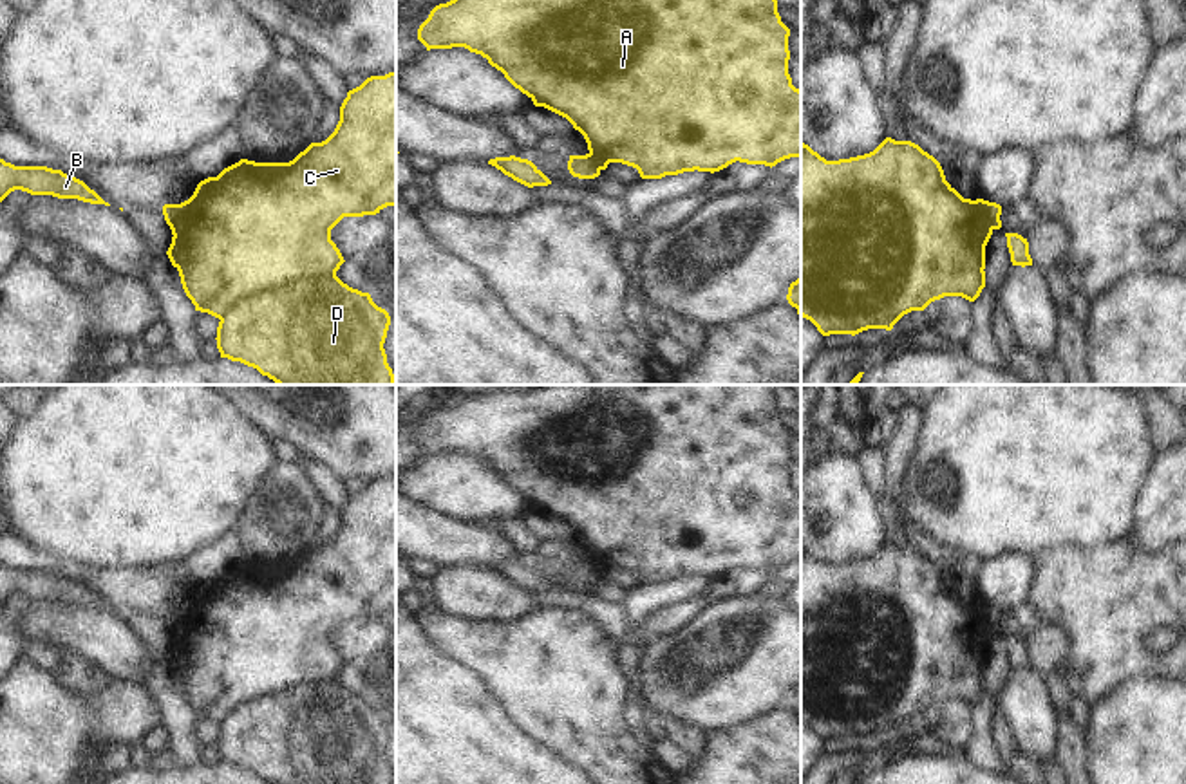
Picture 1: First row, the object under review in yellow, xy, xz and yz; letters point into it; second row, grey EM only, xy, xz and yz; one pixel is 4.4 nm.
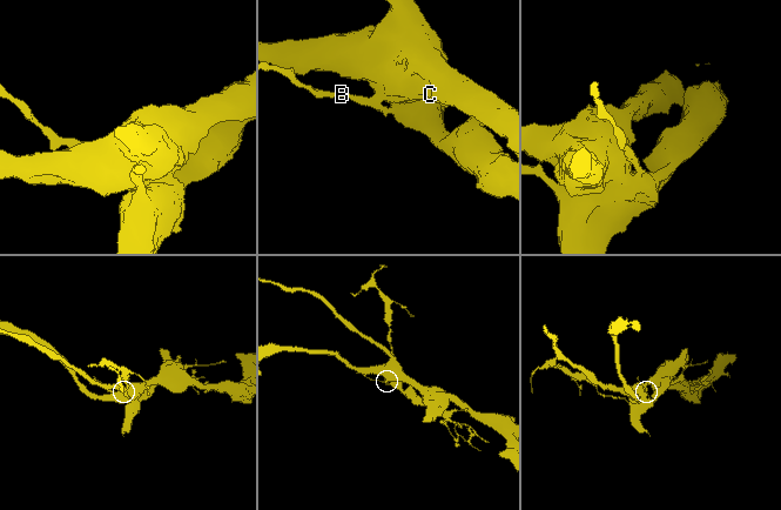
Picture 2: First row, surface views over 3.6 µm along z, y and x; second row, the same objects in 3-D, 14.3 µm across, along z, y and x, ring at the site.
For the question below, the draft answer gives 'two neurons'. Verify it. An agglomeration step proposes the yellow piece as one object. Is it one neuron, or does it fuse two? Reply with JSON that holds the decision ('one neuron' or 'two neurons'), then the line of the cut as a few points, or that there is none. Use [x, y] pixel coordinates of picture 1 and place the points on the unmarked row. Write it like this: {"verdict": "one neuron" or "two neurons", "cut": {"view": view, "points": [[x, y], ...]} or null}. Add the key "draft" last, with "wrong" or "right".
{"verdict": "two neurons", "cut": {"view": "xy", "points": [[335, 678], [299, 683], [257, 700], [244, 700], [219, 723]]}, "draft": "right"}

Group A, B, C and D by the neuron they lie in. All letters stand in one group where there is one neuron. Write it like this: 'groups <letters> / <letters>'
groups A C / B D

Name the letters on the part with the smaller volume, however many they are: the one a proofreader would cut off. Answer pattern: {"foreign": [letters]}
{"foreign": ["B", "D"]}

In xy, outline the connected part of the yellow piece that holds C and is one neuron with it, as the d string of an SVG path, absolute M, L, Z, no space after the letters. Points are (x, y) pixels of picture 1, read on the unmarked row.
M396 477L371 481L349 495L334 537L322 547L311 547L293 565L240 564L217 582L201 585L188 611L170 629L174 641L166 659L195 715L221 723L244 701L259 701L304 683L334 681L345 665L331 645L331 634L344 621L376 620L387 611L396 611Z

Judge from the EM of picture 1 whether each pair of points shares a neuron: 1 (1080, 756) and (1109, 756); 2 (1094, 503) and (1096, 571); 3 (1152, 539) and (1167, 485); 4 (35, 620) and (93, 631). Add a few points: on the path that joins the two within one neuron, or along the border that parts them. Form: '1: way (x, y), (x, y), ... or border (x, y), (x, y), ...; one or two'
1: border (1085, 730), (1089, 765); two
2: border (1132, 530), (1109, 544), (1054, 550); two
3: way (1156, 526), (1167, 510), (1167, 497); one
4: way (49, 624), (78, 629); one

